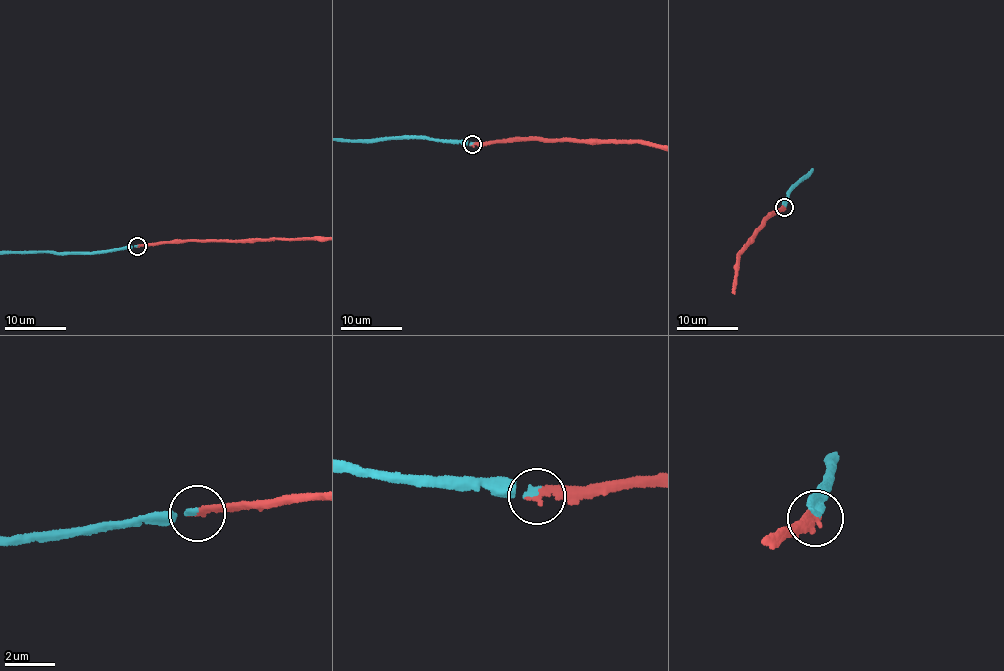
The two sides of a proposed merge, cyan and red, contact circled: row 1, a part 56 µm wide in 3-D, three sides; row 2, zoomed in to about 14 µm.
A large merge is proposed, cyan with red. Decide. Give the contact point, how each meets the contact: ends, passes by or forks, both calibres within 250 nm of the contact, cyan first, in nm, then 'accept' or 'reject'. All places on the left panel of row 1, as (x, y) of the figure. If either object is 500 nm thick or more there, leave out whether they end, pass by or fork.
(137, 246) | cyan ends | red ends | 200/240 nm | accept

